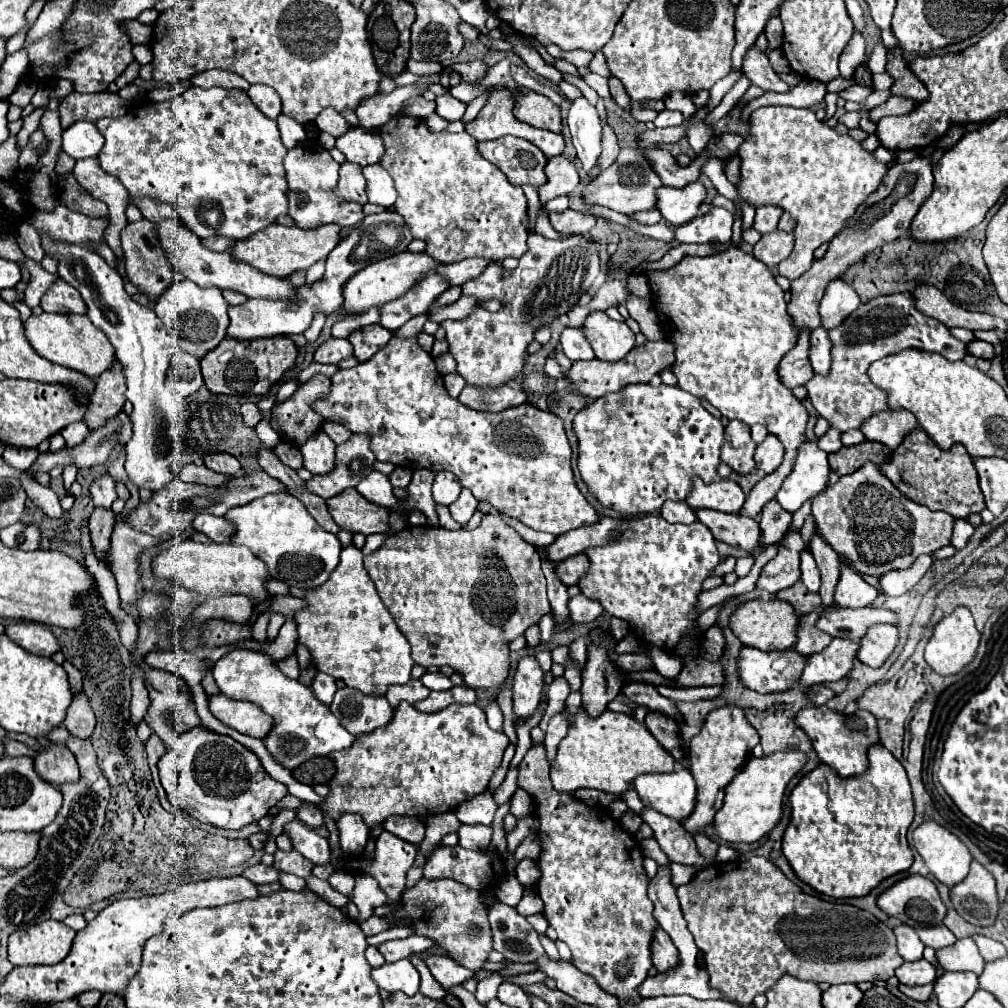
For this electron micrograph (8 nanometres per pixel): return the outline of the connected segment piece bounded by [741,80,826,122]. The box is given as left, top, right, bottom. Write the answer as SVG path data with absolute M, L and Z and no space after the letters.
M802 80L802 84L794 86L788 94L774 94L770 92L768 98L756 98L748 106L744 107L742 120L748 119L748 114L760 106L770 106L770 104L780 104L780 106L794 106L794 108L814 108L818 106L826 96L826 84L822 82L812 82L812 80Z

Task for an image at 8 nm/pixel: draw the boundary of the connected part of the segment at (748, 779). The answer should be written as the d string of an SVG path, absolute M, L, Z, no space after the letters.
M798 750L774 752L762 758L750 758L744 768L734 776L734 780L726 788L724 804L716 812L714 822L718 836L726 842L758 842L762 836L770 834L784 814L784 792L792 776L796 776L802 766L808 762L806 754Z

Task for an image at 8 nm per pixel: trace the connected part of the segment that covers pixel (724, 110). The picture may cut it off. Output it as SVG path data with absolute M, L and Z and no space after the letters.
M743 74L739 81L730 89L730 91L724 96L722 102L706 117L706 124L712 125L728 114L732 107L739 101L739 99L745 94L748 88L751 86L748 78Z

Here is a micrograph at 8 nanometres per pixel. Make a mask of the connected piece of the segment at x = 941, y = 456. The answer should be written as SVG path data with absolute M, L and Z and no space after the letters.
M924 430L910 432L892 452L892 460L882 464L882 472L906 498L934 512L942 510L952 518L968 518L970 514L980 514L986 508L982 490L978 486L978 472L972 466L972 458L964 446L954 444L952 450L940 450Z

